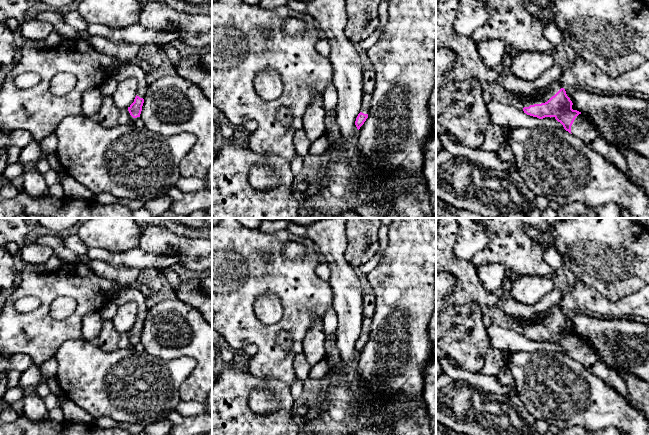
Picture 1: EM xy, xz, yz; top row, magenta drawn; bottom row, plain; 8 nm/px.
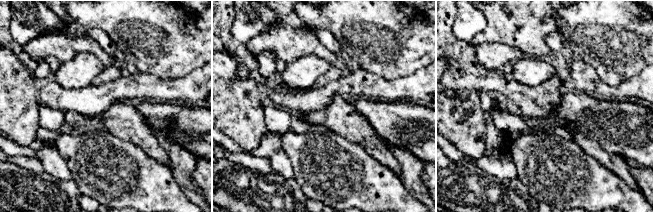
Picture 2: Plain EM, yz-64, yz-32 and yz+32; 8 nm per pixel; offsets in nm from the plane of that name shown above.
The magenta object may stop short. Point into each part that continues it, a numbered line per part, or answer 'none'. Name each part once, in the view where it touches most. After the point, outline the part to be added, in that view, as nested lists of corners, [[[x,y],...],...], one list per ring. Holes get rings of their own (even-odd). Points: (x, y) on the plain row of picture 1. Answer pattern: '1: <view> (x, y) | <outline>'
1: yz (469, 288) | [[[436,218],[436,273],[450,273],[456,280],[454,291],[446,297],[448,303],[474,302],[481,308],[497,307],[511,317],[520,318],[523,331],[545,327],[562,312],[558,302],[563,294],[556,287],[531,306],[518,303],[501,292],[486,291],[473,264],[455,254],[453,247],[458,235],[455,218]],[[535,315],[541,317],[539,323],[526,321]]]
2: yz (582, 352) | [[[579,338],[572,350],[571,357],[584,365],[591,373],[599,377],[610,387],[622,395],[628,403],[631,397],[627,389],[627,384],[617,370],[608,368],[597,356],[594,349],[583,339]]]

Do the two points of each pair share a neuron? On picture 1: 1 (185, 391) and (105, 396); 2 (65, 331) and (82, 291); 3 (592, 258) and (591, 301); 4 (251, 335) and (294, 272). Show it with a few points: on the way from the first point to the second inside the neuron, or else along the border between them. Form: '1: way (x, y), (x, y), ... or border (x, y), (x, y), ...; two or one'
1: border (192, 371), (179, 387), (179, 399); two
2: way (74, 321), (82, 309), (82, 301); one
3: border (576, 278), (590, 285), (610, 300); two
4: way (248, 314), (248, 298), (268, 278), (273, 278); one

